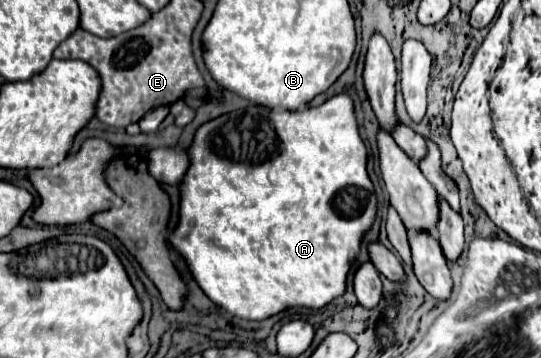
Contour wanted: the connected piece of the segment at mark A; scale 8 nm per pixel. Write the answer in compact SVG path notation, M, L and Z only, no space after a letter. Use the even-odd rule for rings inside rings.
M347 93L327 99L321 107L307 107L303 111L283 111L255 105L243 113L223 115L199 127L199 131L195 133L193 147L189 149L189 155L191 155L191 167L181 183L181 221L175 233L171 235L171 243L181 251L189 271L193 273L199 287L209 295L213 303L217 303L231 315L251 321L263 321L289 307L321 309L323 305L331 303L333 299L345 293L349 269L353 261L359 257L357 253L365 233L373 227L379 203L373 181L367 175L367 147L359 135L355 105Z

